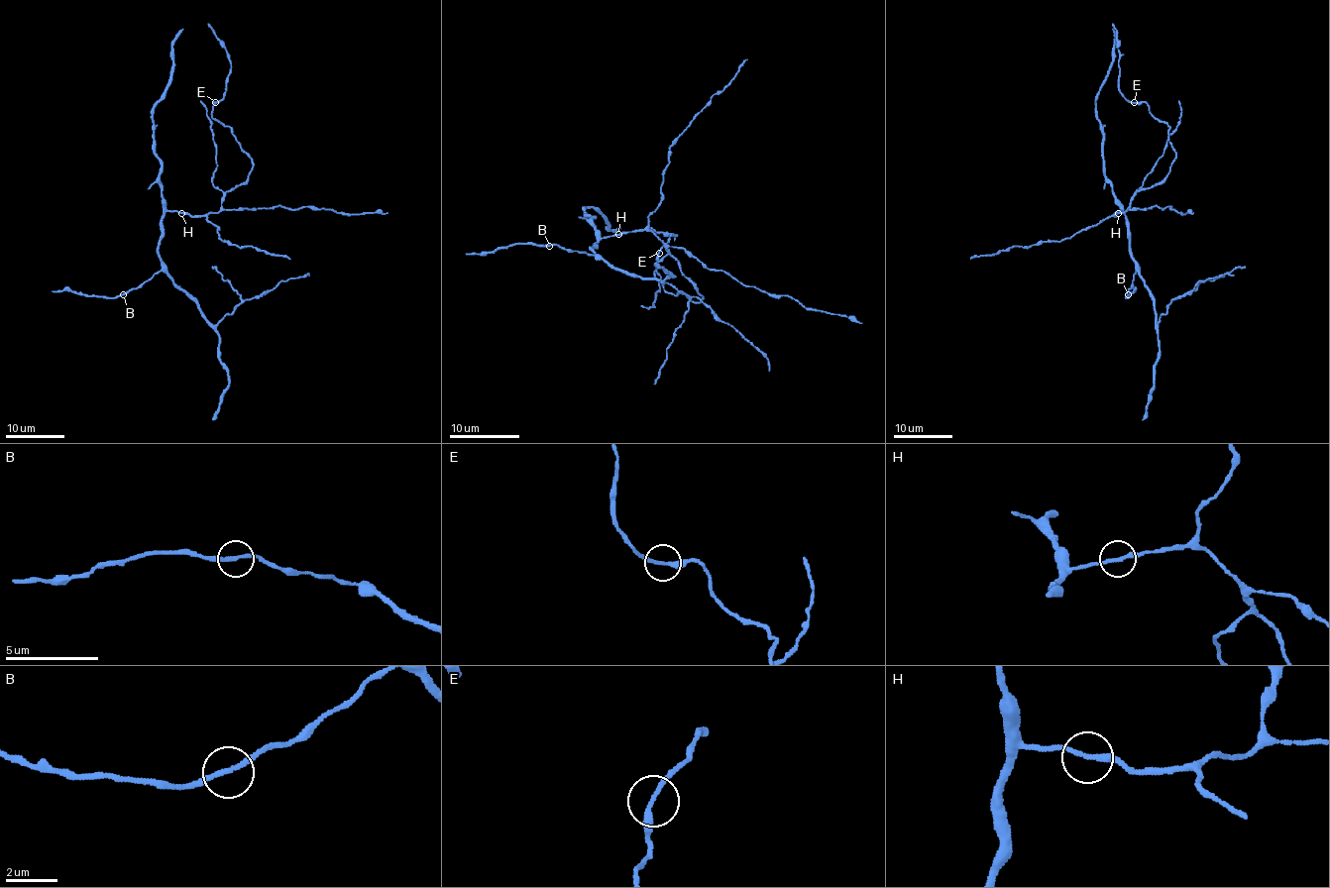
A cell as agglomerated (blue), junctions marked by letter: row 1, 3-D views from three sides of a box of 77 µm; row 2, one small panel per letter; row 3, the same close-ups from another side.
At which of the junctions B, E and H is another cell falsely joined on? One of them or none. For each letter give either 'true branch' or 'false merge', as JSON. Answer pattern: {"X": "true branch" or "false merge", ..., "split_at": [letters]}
{"B": "true branch", "E": "true branch", "H": "true branch", "split_at": []}

